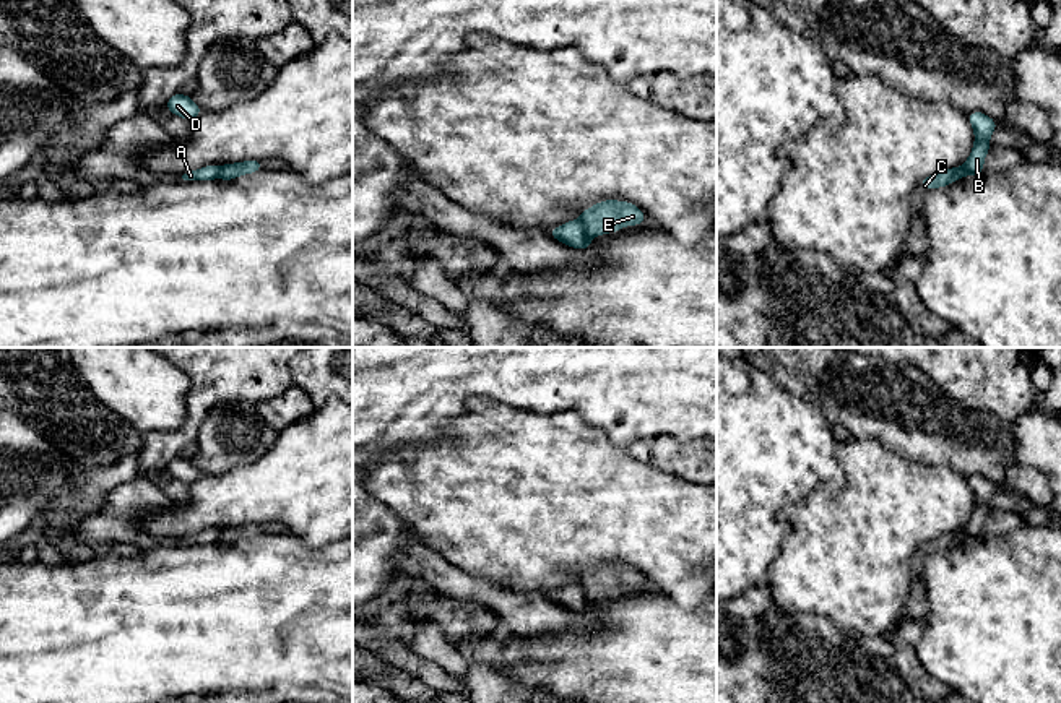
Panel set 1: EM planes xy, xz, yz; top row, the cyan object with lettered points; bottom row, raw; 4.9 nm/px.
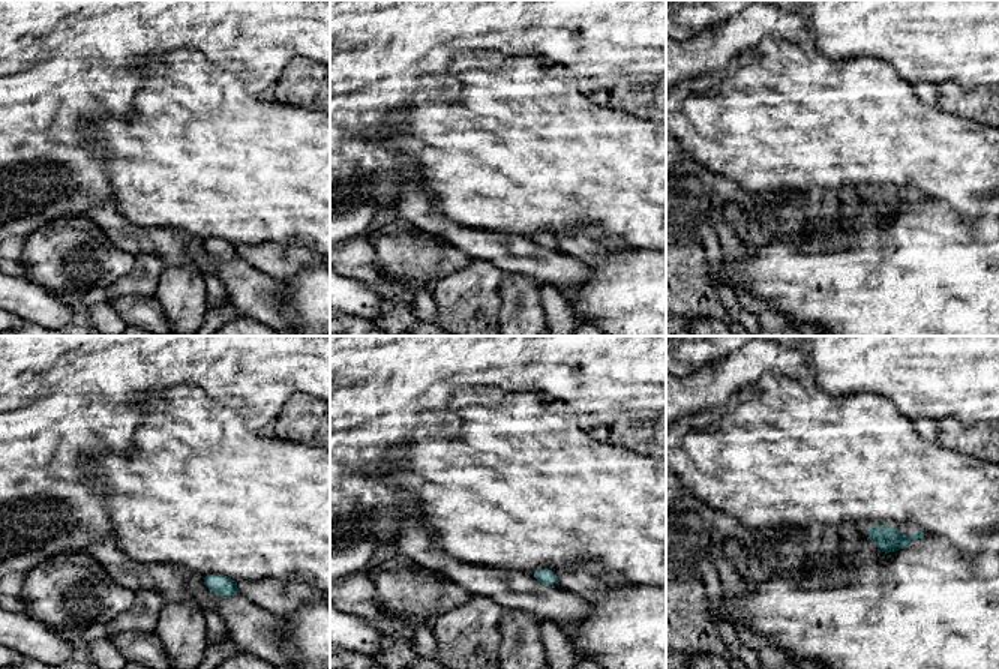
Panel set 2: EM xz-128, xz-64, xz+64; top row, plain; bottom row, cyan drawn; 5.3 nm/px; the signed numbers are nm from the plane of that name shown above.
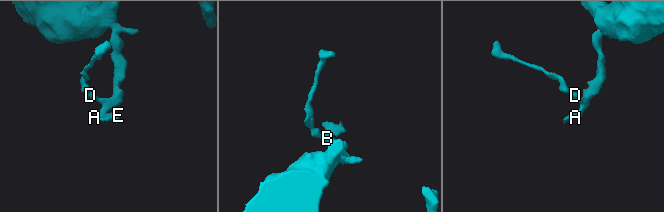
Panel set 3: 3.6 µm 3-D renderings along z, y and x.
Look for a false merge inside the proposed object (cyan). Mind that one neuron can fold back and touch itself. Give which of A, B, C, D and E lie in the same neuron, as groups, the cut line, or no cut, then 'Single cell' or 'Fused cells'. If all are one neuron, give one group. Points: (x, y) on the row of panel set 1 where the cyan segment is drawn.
Groups: A B D / C E. Split along xz (579, 221), (588, 237). Fused cells

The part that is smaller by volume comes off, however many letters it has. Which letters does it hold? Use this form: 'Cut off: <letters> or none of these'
Cut off: C, E

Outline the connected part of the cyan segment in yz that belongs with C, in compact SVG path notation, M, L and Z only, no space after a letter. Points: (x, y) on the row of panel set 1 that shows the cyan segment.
M960 167L947 169L944 172L923 179L920 190L946 187L962 177L964 177L964 174L962 174Z

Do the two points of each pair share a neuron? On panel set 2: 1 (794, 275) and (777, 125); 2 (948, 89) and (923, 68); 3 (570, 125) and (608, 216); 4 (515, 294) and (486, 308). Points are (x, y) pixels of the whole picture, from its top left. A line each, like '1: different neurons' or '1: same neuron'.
1: different neurons
2: different neurons
3: same neuron
4: different neurons

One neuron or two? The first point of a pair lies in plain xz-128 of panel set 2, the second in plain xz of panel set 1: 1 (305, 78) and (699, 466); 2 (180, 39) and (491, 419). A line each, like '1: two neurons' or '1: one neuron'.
1: one neuron
2: two neurons

